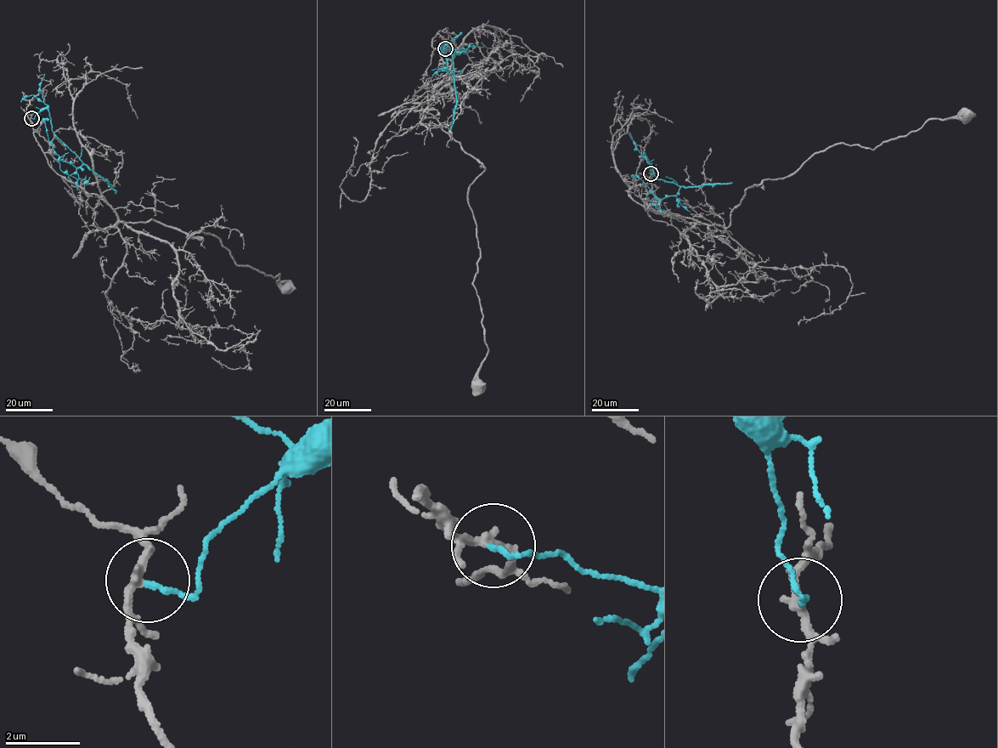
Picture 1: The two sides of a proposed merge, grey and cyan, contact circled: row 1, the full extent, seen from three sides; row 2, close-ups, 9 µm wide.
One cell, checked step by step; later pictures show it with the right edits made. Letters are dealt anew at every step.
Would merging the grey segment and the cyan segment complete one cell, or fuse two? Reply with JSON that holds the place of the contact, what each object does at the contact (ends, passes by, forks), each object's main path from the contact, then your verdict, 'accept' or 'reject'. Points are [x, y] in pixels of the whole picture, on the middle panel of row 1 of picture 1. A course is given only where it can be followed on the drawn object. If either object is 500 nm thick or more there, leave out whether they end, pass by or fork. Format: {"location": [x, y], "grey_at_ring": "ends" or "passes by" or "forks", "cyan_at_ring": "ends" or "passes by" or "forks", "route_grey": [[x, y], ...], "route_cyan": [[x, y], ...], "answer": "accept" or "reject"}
{"location": [445, 48], "grey_at_ring": "forks", "cyan_at_ring": "ends", "route_grey": [[445, 48], [438, 34], [432, 46], [449, 78], [422, 107], [484, 168], [468, 201], [487, 350], [478, 386]], "route_cyan": [[445, 48], [463, 52], [453, 55], [453, 76], [447, 69], [442, 50], [446, 44], [462, 32]], "answer": "reject"}

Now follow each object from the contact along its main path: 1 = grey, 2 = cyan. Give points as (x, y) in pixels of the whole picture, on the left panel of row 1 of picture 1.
1: (31, 117), (50, 166), (114, 210), (104, 231), (152, 219), (200, 231), (288, 288)
2: (31, 117), (47, 110), (53, 133), (82, 164), (76, 167), (60, 159), (48, 140), (45, 121), (49, 119)

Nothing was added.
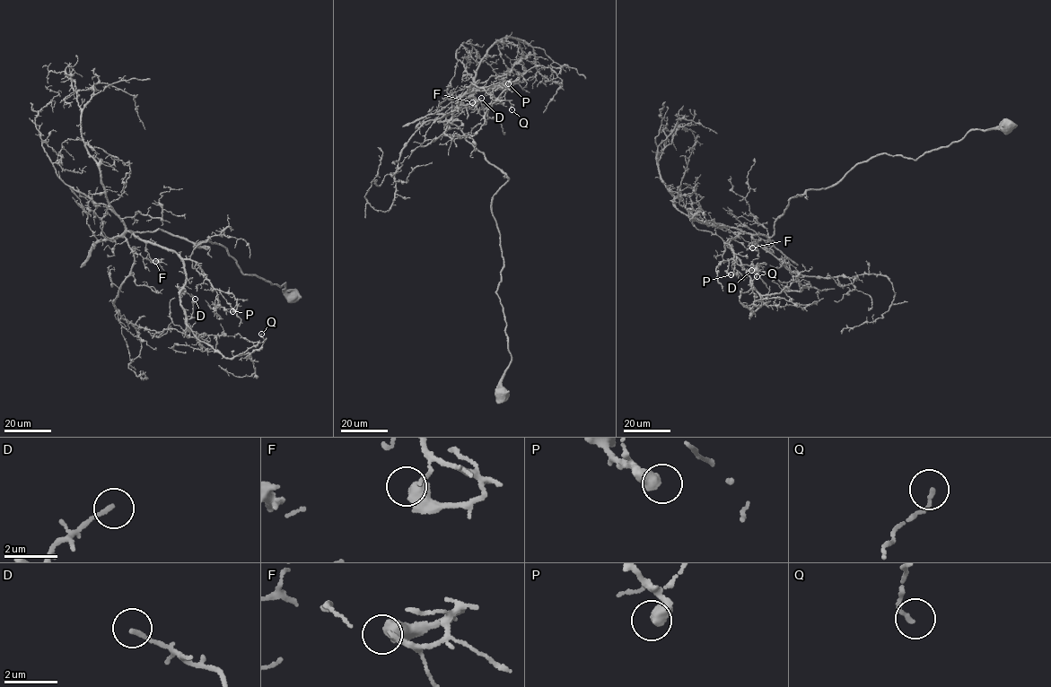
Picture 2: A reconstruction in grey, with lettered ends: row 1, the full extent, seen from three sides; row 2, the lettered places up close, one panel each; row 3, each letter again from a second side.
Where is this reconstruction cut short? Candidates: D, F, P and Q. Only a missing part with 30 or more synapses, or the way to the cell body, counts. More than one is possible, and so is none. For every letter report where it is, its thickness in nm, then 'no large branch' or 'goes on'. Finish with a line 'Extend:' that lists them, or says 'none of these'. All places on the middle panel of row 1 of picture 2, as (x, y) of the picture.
D: at (481, 98); 150 nm thick; no large branch
F: at (472, 102); 550 nm thick; no large branch
P: at (508, 83); 480 nm thick; no large branch
Q: at (512, 109); 140 nm thick; no large branch
Extend: none of these

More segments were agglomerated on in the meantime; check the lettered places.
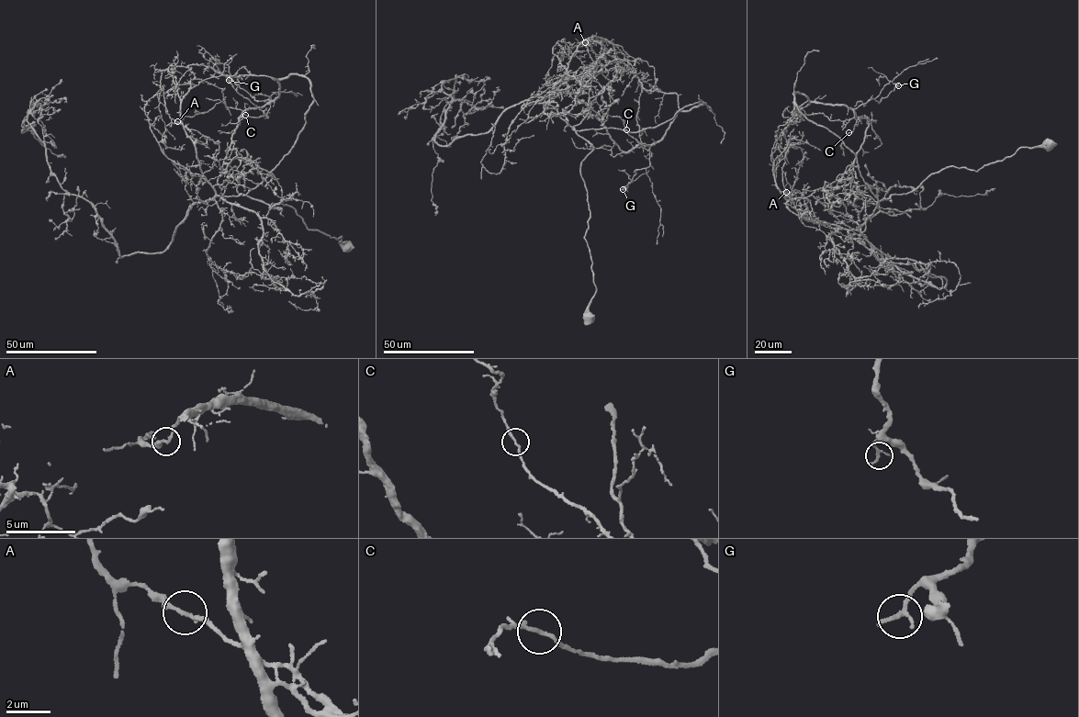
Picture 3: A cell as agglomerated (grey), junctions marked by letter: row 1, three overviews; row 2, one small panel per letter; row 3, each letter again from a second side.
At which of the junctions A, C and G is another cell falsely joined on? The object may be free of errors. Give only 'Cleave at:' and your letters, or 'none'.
Cleave at: A

